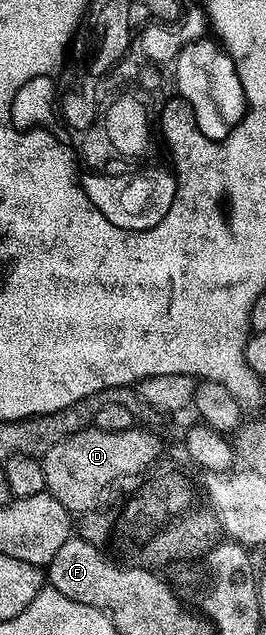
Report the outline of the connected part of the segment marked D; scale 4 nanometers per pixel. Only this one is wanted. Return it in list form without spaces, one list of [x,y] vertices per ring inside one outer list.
[[[90,428],[63,440],[63,444],[55,444],[43,455],[41,467],[45,473],[45,489],[63,508],[67,508],[74,515],[80,516],[86,510],[94,506],[97,497],[104,492],[107,485],[112,485],[116,477],[133,470],[140,470],[145,467],[145,463],[151,458],[159,457],[163,454],[161,442],[153,435],[154,431],[149,428],[134,428],[123,432],[103,432],[96,428]]]

